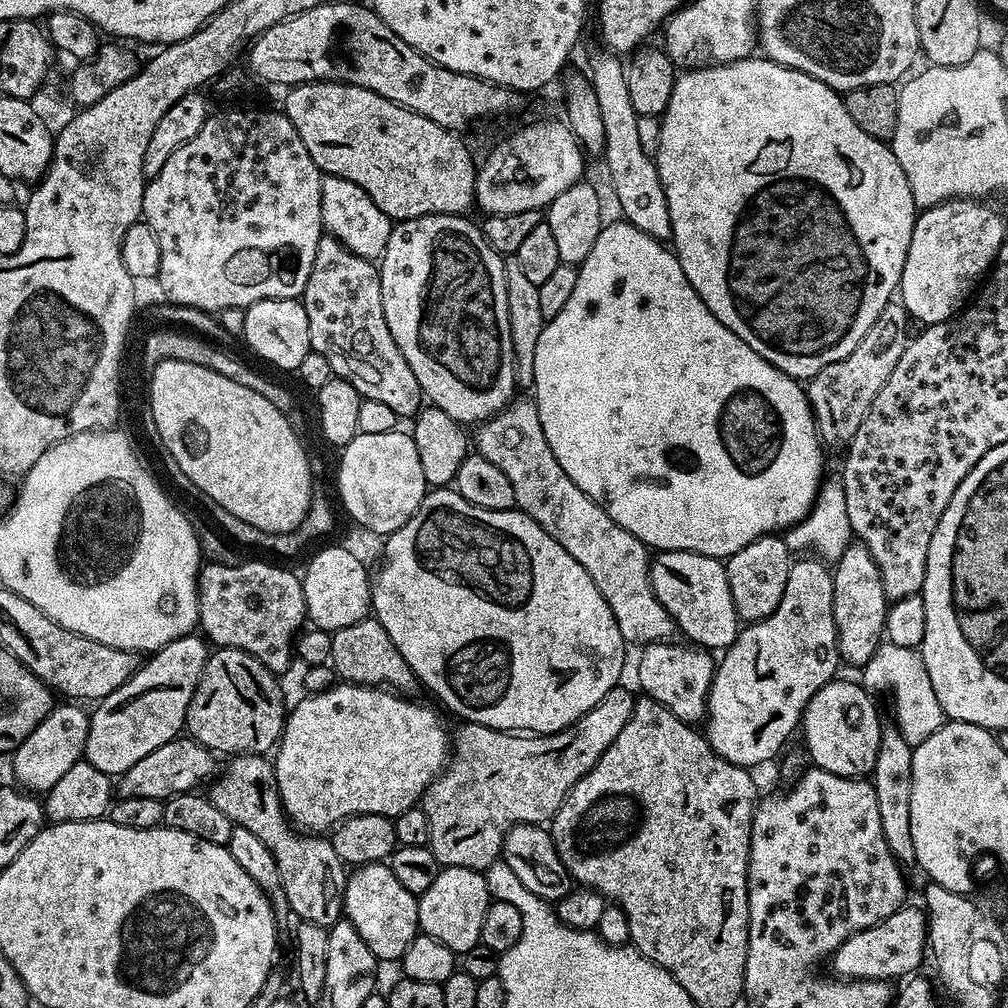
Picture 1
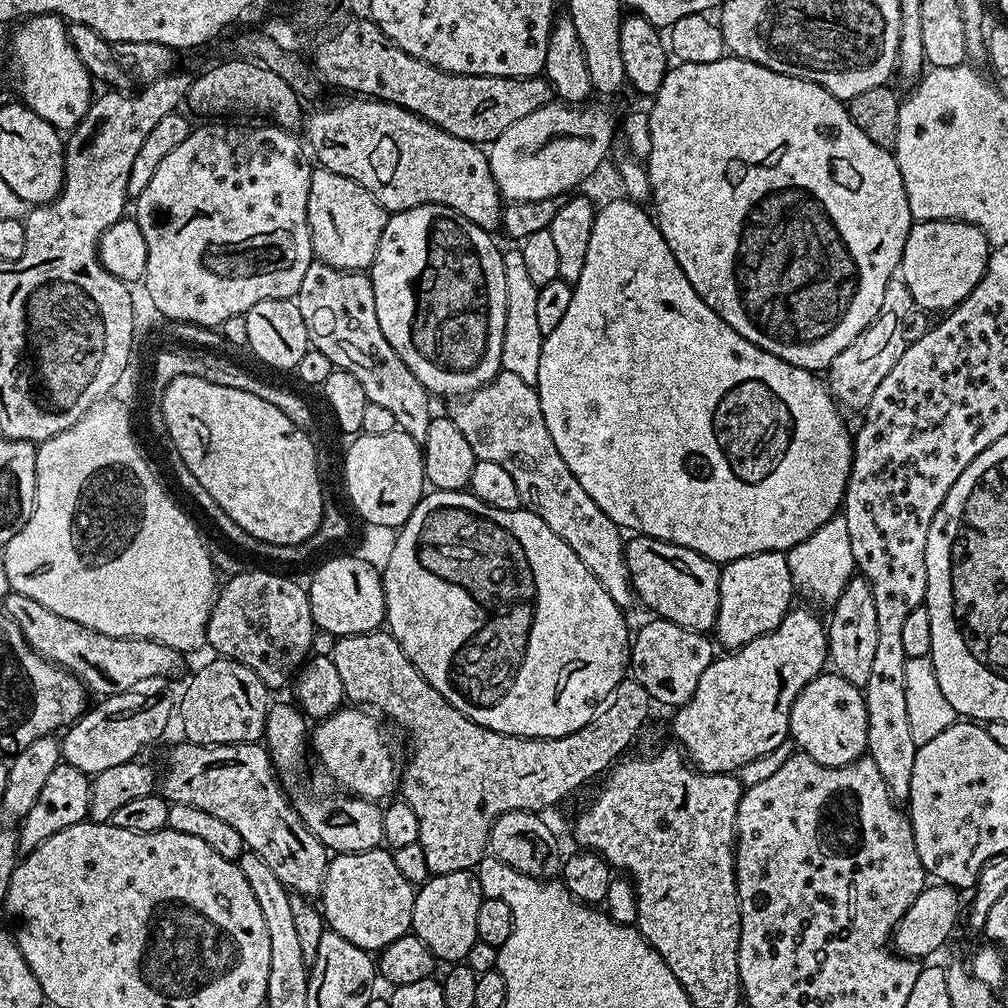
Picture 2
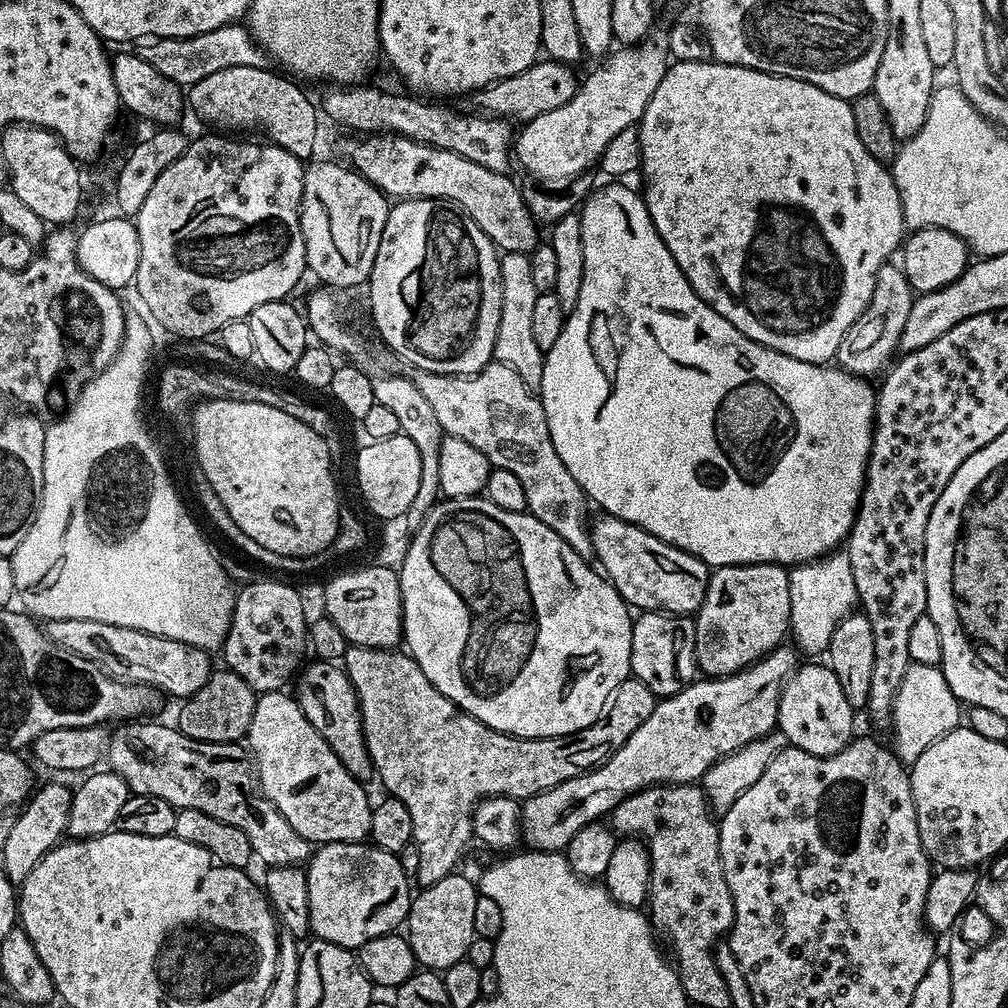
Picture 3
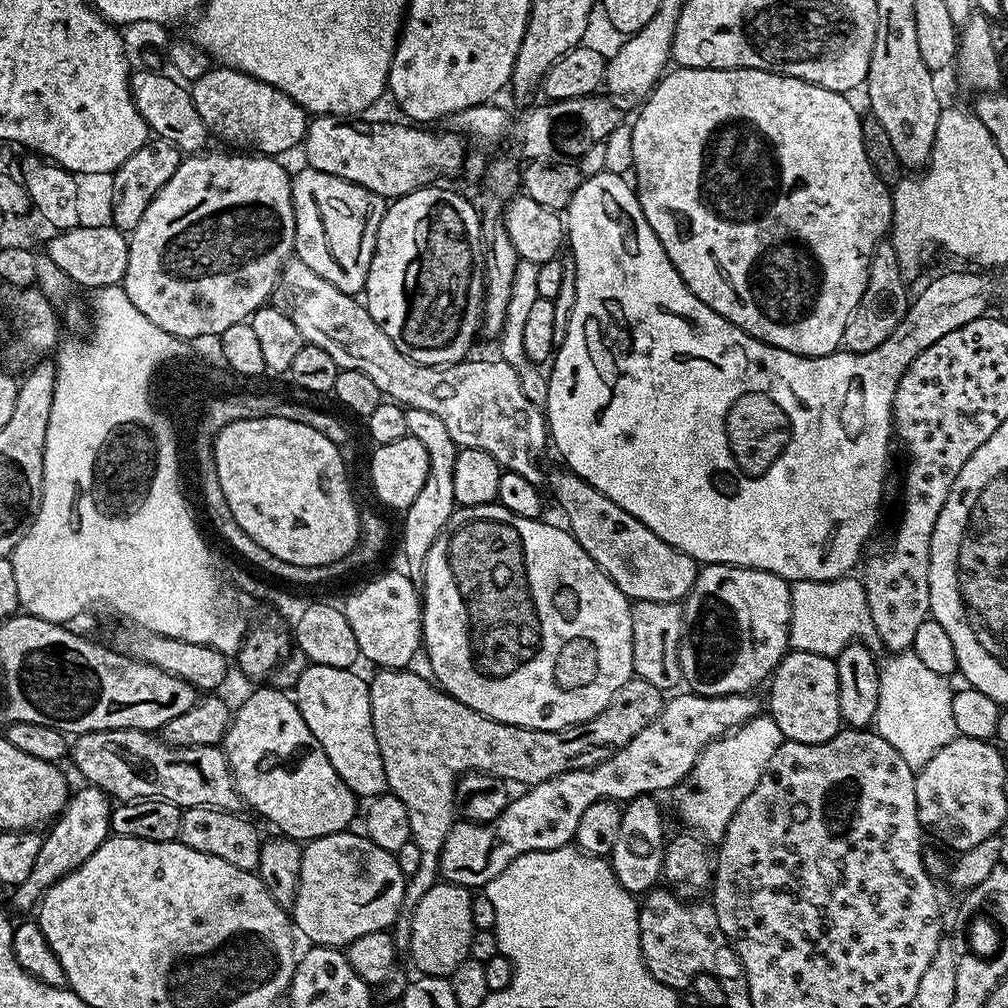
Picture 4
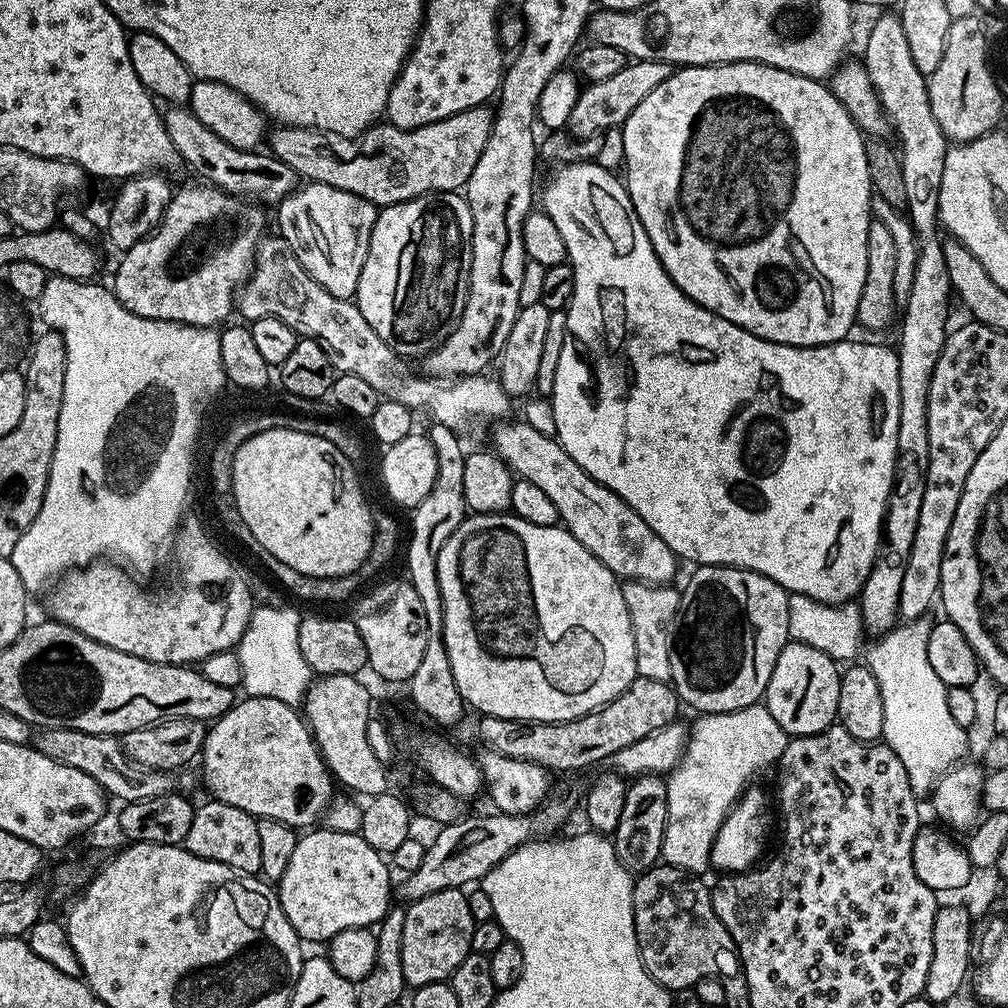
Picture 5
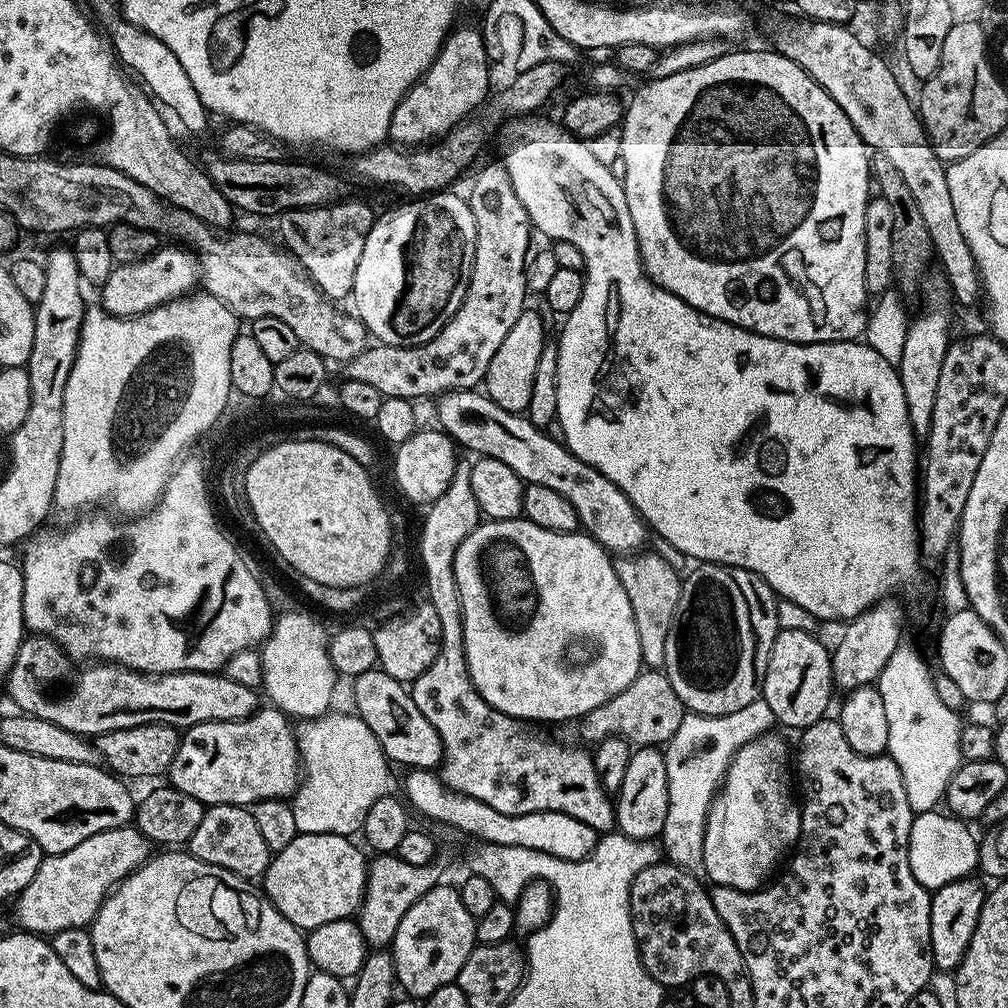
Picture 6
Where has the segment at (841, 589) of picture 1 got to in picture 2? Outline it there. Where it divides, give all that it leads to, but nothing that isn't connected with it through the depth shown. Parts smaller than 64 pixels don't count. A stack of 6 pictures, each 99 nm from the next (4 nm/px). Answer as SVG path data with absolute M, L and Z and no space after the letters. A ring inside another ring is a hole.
M854 578L842 590L831 612L832 621L829 619L826 624L826 656L830 661L831 671L846 678L846 682L850 682L856 688L863 689L866 678L870 678L874 653L878 647L878 618L874 615L874 594L870 594L870 586L863 578Z

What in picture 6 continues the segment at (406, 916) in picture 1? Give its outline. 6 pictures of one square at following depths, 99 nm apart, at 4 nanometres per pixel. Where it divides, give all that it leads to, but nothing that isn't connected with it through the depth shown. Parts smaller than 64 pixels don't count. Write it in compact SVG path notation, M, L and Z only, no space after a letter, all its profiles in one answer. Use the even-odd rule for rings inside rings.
M299 833L290 846L275 853L268 863L262 877L263 895L301 930L355 917L364 901L369 861L360 853L361 845L352 842L349 837L338 834Z

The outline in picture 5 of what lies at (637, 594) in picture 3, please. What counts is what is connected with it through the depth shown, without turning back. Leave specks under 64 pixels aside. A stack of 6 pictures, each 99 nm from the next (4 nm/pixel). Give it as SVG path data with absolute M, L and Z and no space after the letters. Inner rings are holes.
M505 418L491 429L492 444L497 456L512 469L521 480L534 482L558 506L563 527L568 529L594 558L602 562L621 581L641 580L643 584L667 585L676 576L678 557L675 552L642 522L642 518L606 486L602 486L560 444L555 436L538 433L523 419Z

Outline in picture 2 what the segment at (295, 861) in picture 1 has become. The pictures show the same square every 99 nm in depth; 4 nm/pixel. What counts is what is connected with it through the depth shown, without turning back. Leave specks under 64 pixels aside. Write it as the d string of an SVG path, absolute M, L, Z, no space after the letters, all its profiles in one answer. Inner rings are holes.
M260 742L179 743L169 750L168 765L164 772L162 768L158 780L164 799L182 806L198 806L198 810L206 810L206 814L215 814L222 822L230 822L230 826L242 834L245 849L258 854L289 893L305 898L319 897L324 889L329 849L302 822L293 801L284 797L267 747Z

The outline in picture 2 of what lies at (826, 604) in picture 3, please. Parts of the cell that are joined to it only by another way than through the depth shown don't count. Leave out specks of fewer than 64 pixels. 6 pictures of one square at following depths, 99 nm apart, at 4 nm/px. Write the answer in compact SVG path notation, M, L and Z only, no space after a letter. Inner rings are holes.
M842 514L834 515L822 526L818 526L818 530L814 530L806 542L798 542L798 546L788 549L786 555L793 589L799 595L800 592L804 596L812 595L827 606L835 605L842 590L854 579L854 550L850 550L850 530Z

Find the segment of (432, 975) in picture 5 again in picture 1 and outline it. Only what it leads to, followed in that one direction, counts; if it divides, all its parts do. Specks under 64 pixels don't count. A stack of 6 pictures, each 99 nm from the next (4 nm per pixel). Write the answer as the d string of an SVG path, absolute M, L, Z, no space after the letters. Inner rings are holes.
M441 867L434 882L430 882L430 890L418 897L419 931L442 942L442 946L450 946L452 952L463 954L480 943L482 918L486 918L489 903L488 878L483 871Z

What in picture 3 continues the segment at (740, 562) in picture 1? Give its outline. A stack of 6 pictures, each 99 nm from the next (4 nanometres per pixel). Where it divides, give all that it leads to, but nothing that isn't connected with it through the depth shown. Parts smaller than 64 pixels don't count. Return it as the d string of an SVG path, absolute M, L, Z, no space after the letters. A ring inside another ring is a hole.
M729 564L727 568L715 569L708 577L706 586L706 598L702 598L702 606L694 613L696 622L696 666L705 677L732 676L741 672L743 668L749 668L757 660L764 659L769 652L781 647L789 635L788 619L790 618L790 582L788 581L789 569L778 564Z

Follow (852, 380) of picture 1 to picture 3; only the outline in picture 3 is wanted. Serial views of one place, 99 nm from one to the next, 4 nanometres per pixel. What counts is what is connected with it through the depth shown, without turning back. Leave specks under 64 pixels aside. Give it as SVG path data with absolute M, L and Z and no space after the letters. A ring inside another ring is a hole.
M896 262L882 265L874 282L874 294L864 313L842 338L834 357L835 363L845 372L865 378L872 378L875 372L883 373L893 359L892 351L895 353L899 349L902 326L906 326L906 318L910 318L913 299L914 291L903 267Z

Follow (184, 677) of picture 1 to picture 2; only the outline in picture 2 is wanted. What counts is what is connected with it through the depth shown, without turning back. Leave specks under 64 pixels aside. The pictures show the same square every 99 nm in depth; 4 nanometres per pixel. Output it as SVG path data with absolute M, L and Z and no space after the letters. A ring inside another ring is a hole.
M148 682L117 696L105 696L96 702L100 704L93 703L63 733L60 740L63 763L82 770L91 778L102 770L137 759L147 744L154 743L167 730L171 720L173 723L174 696L162 685L160 682Z

